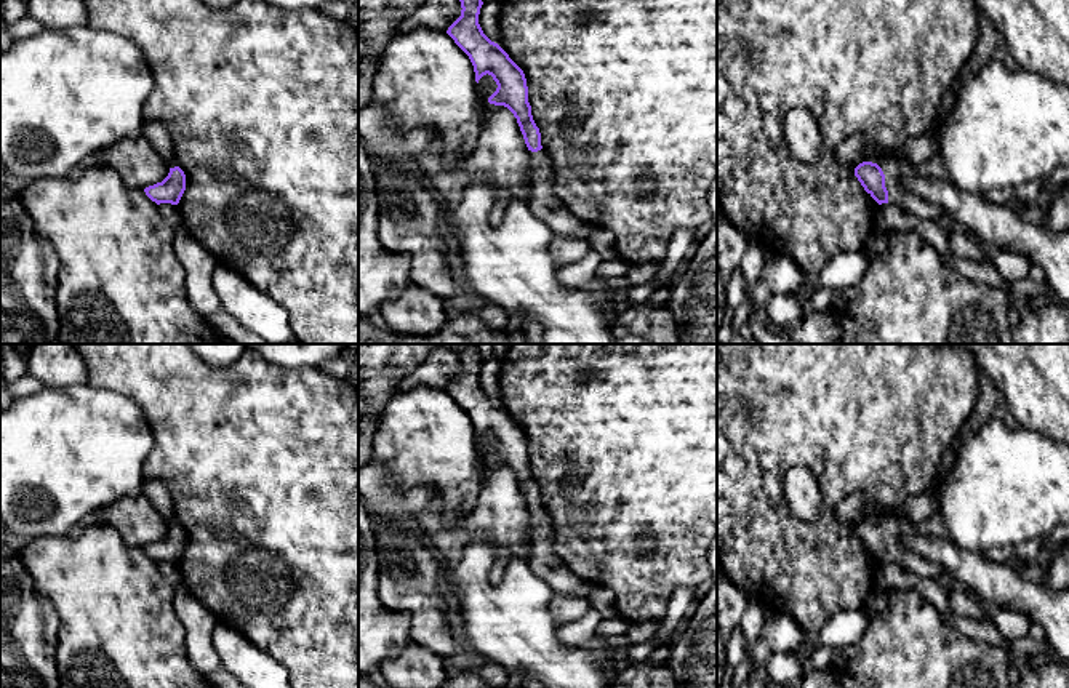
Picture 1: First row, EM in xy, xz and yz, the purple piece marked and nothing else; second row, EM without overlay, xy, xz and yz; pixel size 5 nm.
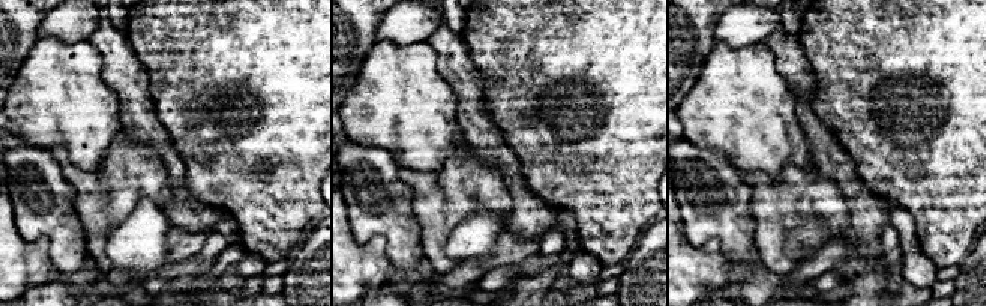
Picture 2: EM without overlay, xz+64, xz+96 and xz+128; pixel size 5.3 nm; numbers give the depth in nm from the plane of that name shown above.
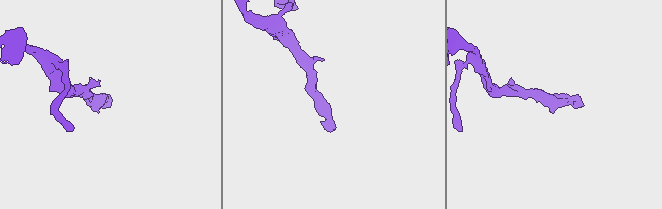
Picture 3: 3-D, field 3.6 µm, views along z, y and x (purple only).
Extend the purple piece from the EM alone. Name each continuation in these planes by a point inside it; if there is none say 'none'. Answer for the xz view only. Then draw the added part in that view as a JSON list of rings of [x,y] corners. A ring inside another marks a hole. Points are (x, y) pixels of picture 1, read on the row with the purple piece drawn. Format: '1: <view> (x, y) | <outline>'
1: xz (544, 204) | [[[528,150],[533,190],[528,200],[530,210],[543,219],[554,235],[587,240],[592,226],[575,216],[554,192],[554,170],[544,152]]]

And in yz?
1: yz (895, 170) | [[[935,155],[928,162],[912,166],[903,160],[890,158],[877,163],[885,174],[885,187],[888,190],[888,203],[901,206],[915,216],[923,216],[938,221],[944,210],[923,198],[915,198],[914,192],[901,184],[903,178],[923,174],[936,179],[949,181],[947,171]]]

